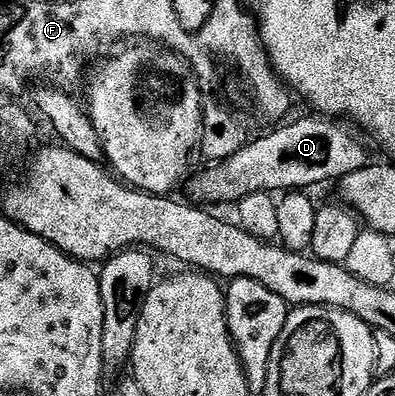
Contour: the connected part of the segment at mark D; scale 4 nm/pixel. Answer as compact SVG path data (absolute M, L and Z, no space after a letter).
M315 114L307 115L311 116L292 124L284 123L279 126L284 128L267 132L256 140L254 137L228 160L207 166L195 181L190 181L191 192L196 196L194 199L207 206L235 206L249 194L286 194L292 190L311 190L314 184L323 184L326 180L338 182L345 178L345 174L353 174L353 170L361 170L368 164L366 146L346 128L346 123Z

